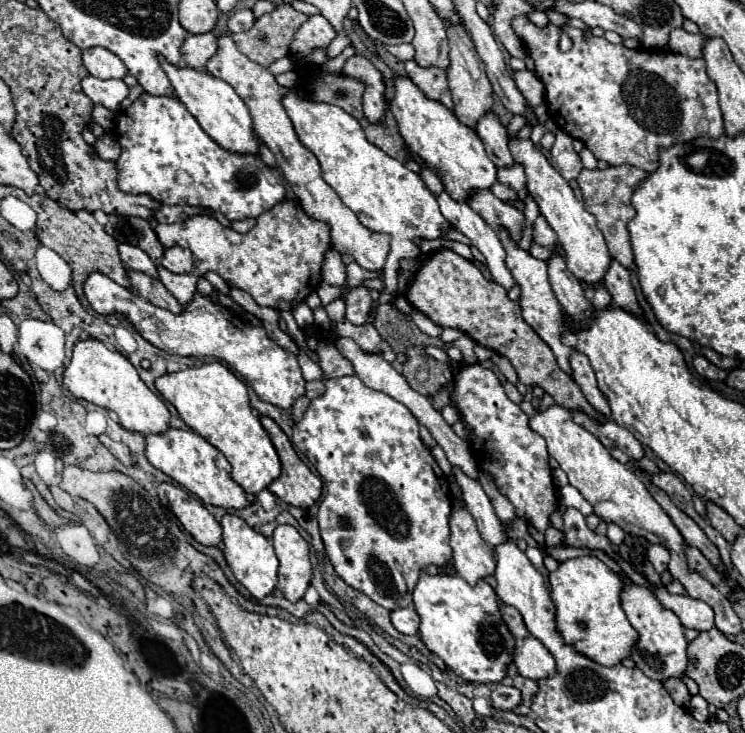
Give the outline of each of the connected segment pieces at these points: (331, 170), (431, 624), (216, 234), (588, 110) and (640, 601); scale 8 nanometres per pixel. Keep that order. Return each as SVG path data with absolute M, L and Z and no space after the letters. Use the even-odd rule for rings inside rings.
M290 89L282 103L294 123L300 143L316 155L324 181L340 195L342 203L358 215L366 229L390 235L390 253L384 267L386 291L380 293L378 303L392 303L394 293L398 291L396 271L400 259L416 257L414 239L438 239L444 235L444 231L452 229L438 209L436 195L426 189L418 173L386 155L380 147L372 145L366 139L360 123L342 107L310 101L296 89Z
M422 569L414 587L414 609L420 617L420 639L458 677L470 683L500 683L514 655L514 637L500 615L496 591L480 579L474 587L460 575L430 575Z
M288 199L278 203L270 211L262 213L258 217L256 225L248 233L236 233L234 229L222 227L214 217L208 217L208 215L194 215L182 223L172 223L172 225L158 223L154 227L154 231L164 247L180 245L184 249L190 249L200 275L204 275L208 271L216 271L224 281L232 283L238 289L248 291L260 307L272 307L276 311L292 311L312 291L318 289L318 285L322 281L320 267L322 267L324 255L330 247L330 227L322 221L310 219L296 201L288 201Z
M526 17L514 19L512 27L528 47L528 53L536 63L538 77L548 89L546 101L552 121L570 137L580 139L596 159L602 159L608 165L634 165L652 173L660 165L658 153L662 149L692 141L696 137L718 139L724 133L718 91L714 81L710 81L706 73L704 59L690 59L670 51L626 49L624 45L612 45L604 37L594 35L590 39L584 39L582 31L572 27L568 27L566 33L570 35L574 45L570 51L560 51L560 27L536 27L528 23Z
M624 583L624 589L622 589L620 597L622 597L622 609L624 609L628 621L638 631L638 637L640 637L638 643L634 645L632 653L630 653L636 667L644 675L648 675L650 679L656 679L656 681L666 681L670 677L680 677L688 685L688 691L692 695L696 695L698 685L684 675L686 665L688 665L688 655L686 655L688 641L684 637L684 627L682 627L680 619L676 617L676 613L668 611L656 599L656 595L650 589L646 589L644 585L638 585L638 583L632 583L632 585Z

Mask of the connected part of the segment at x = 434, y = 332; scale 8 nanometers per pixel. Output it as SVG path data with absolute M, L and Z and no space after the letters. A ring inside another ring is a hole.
M412 309L412 319L414 319L414 323L426 333L426 335L430 335L430 337L438 337L440 333L442 333L442 327L440 325L436 325L436 323L432 323L432 319L428 319L422 311L416 311L416 309Z

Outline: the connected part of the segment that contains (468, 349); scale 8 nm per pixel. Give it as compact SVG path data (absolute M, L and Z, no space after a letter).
M460 337L452 343L446 343L446 347L458 347L464 355L464 363L476 363L476 357L474 357L474 341L470 337Z

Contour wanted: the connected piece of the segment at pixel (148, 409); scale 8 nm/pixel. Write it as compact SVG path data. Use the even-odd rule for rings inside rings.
M84 339L74 345L70 365L64 369L64 385L74 397L114 411L118 415L120 425L128 431L148 435L162 433L168 429L170 411L164 401L146 387L146 383L138 377L136 367L124 355L114 349L108 349L98 339Z

